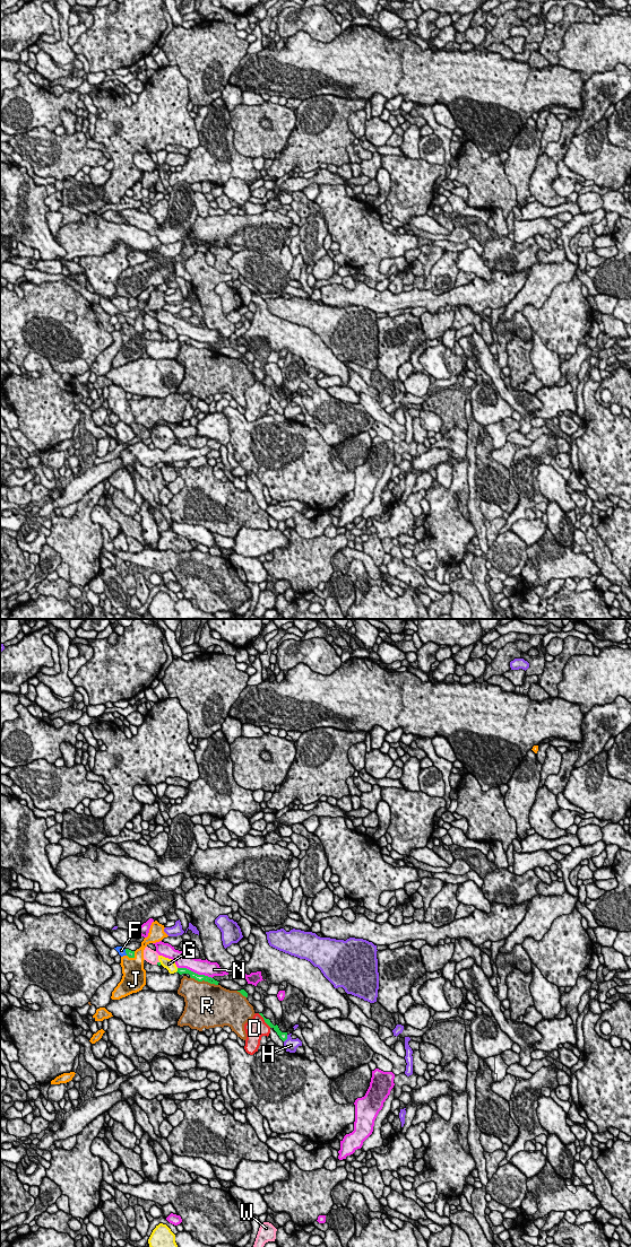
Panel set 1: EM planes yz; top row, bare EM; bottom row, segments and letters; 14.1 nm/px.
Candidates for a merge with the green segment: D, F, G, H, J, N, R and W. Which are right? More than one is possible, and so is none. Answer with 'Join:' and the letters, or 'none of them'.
Join: F

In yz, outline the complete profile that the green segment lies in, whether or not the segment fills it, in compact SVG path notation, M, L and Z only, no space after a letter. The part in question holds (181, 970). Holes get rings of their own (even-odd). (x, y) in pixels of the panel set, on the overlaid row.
M178 968L176 973L179 973L180 975L182 975L182 974L189 974L191 978L195 978L198 982L205 980L205 982L208 982L208 983L215 984L215 985L218 985L218 983L219 983L219 982L215 980L211 977L205 976L205 975L198 975L198 974L196 974L196 973L189 970L189 969L187 969L187 968Z

